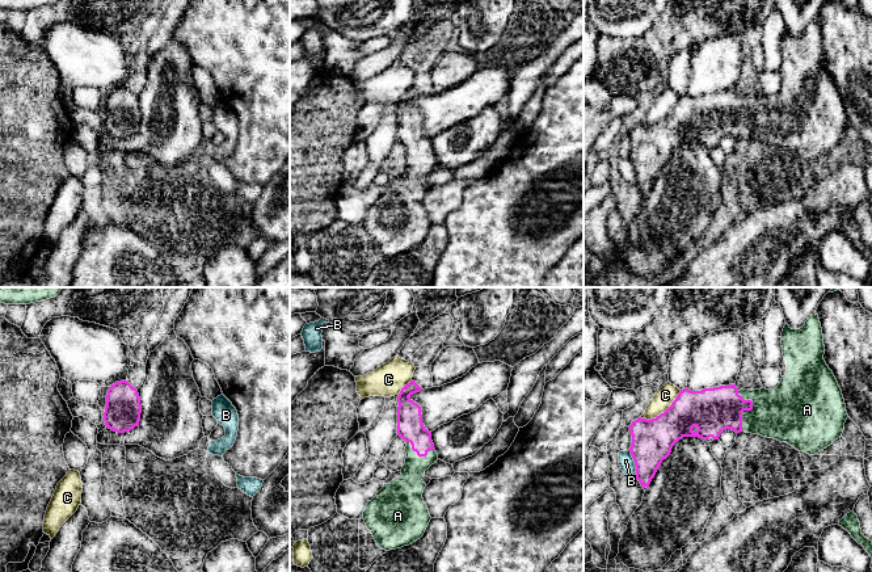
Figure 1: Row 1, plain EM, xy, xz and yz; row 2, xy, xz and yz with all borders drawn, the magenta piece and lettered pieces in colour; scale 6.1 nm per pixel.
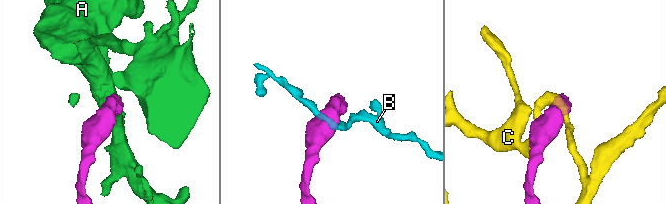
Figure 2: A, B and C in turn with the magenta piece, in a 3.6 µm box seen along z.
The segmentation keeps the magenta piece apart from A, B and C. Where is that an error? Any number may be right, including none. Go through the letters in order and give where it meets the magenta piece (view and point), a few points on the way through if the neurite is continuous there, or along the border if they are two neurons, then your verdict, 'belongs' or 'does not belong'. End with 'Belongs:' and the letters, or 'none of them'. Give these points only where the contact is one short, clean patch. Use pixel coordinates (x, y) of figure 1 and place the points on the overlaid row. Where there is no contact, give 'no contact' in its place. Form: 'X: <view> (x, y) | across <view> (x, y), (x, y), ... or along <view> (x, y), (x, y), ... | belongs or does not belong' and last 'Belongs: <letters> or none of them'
A: yz (749, 409) | across yz (712, 411), (749, 409), (790, 413) | belongs
B: yz (635, 463) | along yz (630, 450), (636, 476) | does not belong
C: yz (664, 412) | does not belong
Belongs: A

